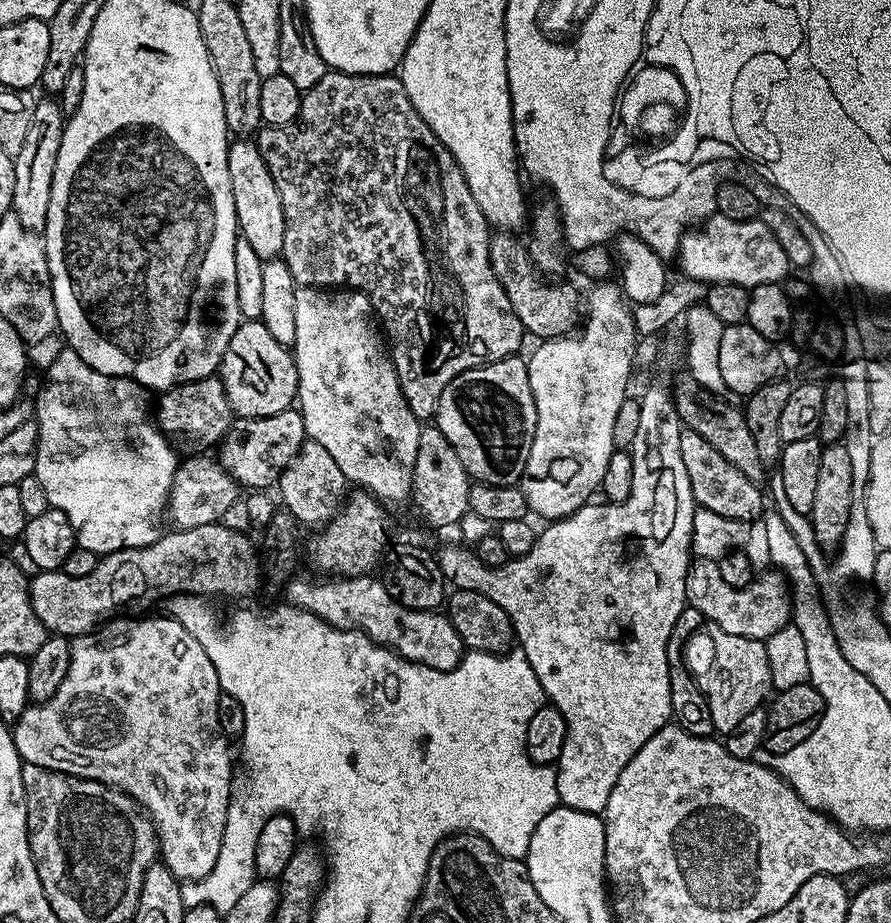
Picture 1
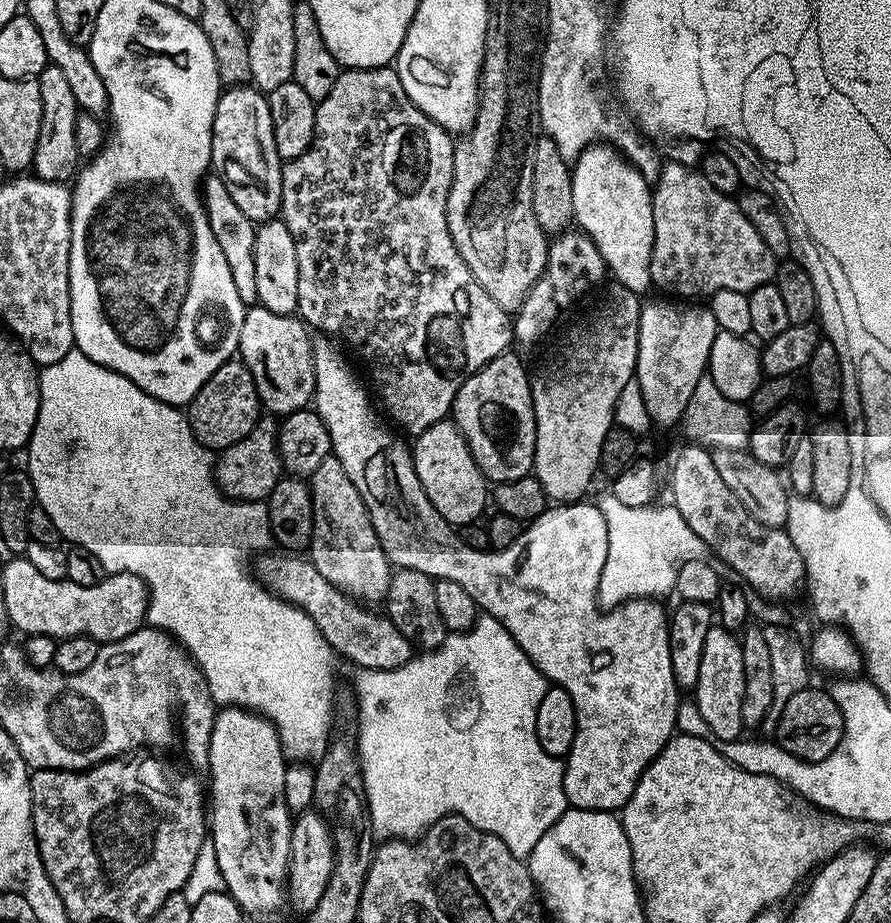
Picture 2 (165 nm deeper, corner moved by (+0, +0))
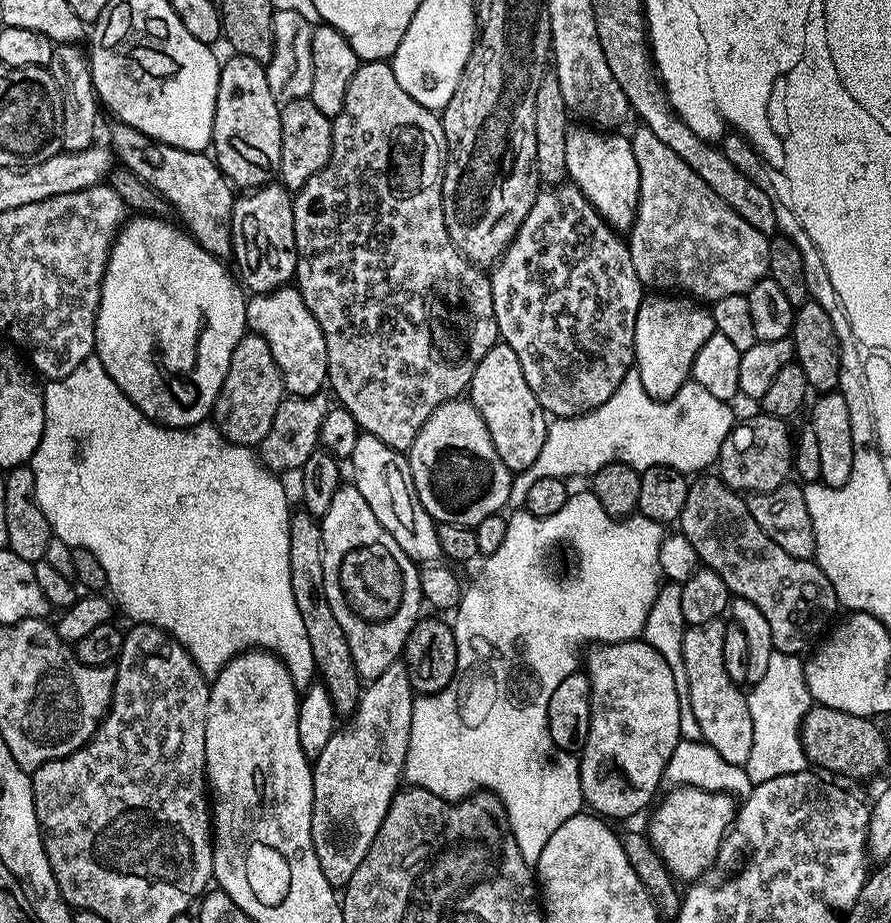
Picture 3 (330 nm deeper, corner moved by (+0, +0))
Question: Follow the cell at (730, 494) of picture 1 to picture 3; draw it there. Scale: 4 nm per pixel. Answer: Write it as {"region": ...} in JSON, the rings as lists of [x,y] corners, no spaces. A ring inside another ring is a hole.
{"region":[[[700,474],[689,483],[678,532],[690,538],[690,546],[694,546],[700,564],[714,570],[726,582],[733,597],[754,602],[762,610],[766,622],[770,622],[775,651],[791,656],[807,653],[817,637],[833,623],[838,601],[830,578],[826,578],[815,559],[791,557],[772,542],[751,517],[747,499],[726,487],[719,475]]]}

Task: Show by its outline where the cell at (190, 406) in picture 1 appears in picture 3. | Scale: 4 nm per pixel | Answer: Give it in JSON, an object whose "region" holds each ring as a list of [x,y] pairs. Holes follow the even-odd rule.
{"region":[[[245,334],[238,346],[234,346],[230,370],[226,370],[211,419],[224,439],[235,444],[258,446],[266,434],[270,434],[270,422],[274,422],[274,414],[278,414],[278,406],[285,399],[282,374],[270,354],[270,346],[266,346],[266,338]]]}

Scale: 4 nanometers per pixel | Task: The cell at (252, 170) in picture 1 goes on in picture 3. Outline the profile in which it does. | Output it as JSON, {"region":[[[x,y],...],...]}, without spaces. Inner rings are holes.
{"region":[[[235,54],[229,57],[223,61],[218,78],[210,148],[229,181],[237,189],[251,190],[277,179],[282,158],[281,105],[270,94],[265,65],[254,62],[254,58]]]}

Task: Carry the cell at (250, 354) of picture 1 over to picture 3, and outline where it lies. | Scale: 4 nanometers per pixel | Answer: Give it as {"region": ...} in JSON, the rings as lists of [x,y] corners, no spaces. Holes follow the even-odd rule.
{"region":[[[285,286],[275,288],[272,292],[249,295],[246,300],[246,318],[248,319],[248,328],[255,335],[266,338],[266,346],[270,346],[270,354],[282,374],[285,393],[294,396],[315,396],[325,387],[328,378],[326,338],[322,334],[314,314],[310,314],[310,310],[304,305],[299,288]]]}

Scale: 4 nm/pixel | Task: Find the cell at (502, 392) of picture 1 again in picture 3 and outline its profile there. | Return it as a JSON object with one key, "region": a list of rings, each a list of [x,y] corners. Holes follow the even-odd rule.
{"region":[[[496,343],[484,355],[482,362],[478,362],[472,375],[470,399],[482,414],[486,430],[490,430],[490,442],[494,442],[498,458],[502,458],[504,465],[514,474],[527,470],[533,464],[534,458],[538,458],[538,450],[542,450],[546,416],[538,398],[534,398],[534,390],[526,386],[526,377],[518,363],[518,354],[514,354],[508,344]]]}

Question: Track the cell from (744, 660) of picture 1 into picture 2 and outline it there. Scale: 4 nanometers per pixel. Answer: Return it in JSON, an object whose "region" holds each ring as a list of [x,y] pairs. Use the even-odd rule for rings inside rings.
{"region":[[[714,626],[710,634],[706,634],[706,646],[702,646],[702,670],[698,670],[694,701],[716,740],[736,742],[741,739],[740,732],[745,731],[742,722],[743,693],[744,675],[739,639],[729,629]]]}

